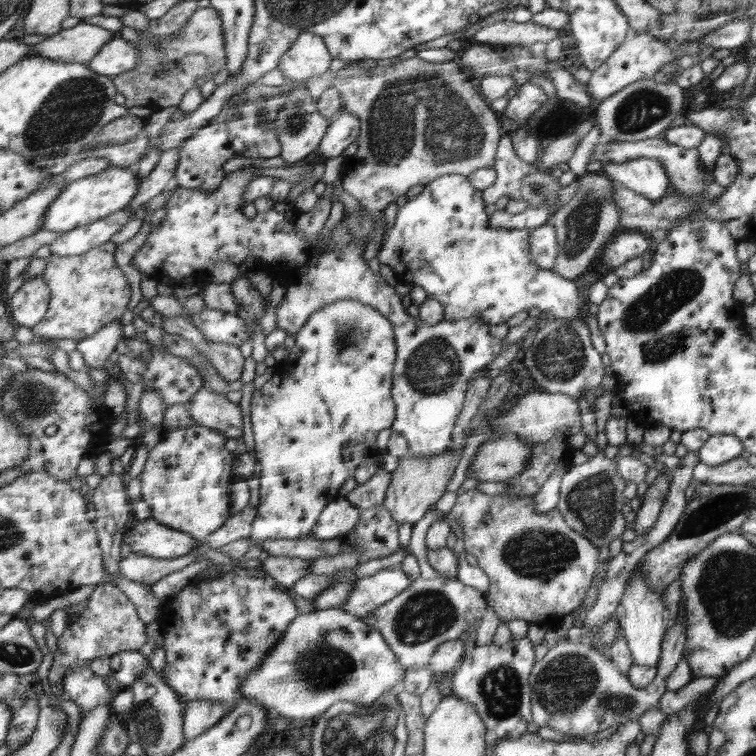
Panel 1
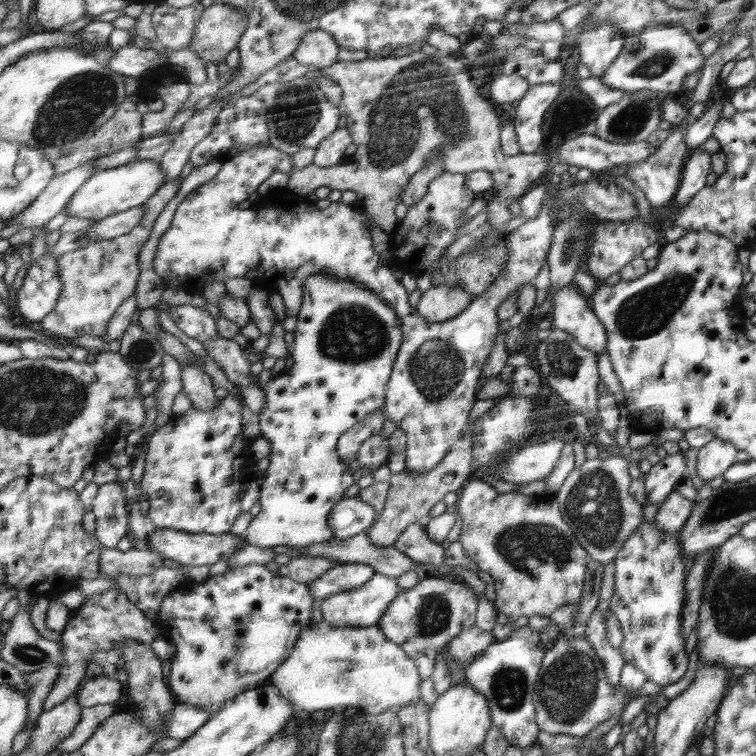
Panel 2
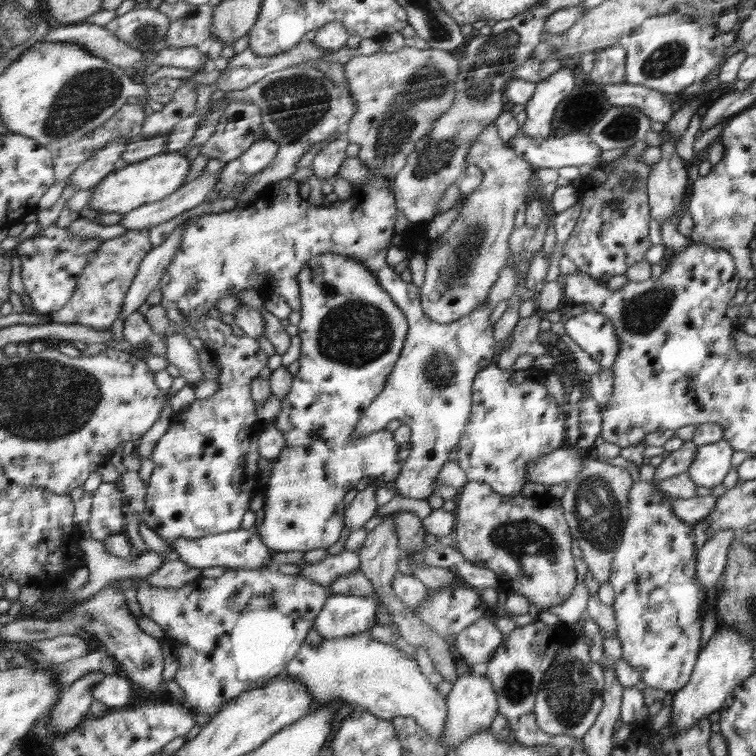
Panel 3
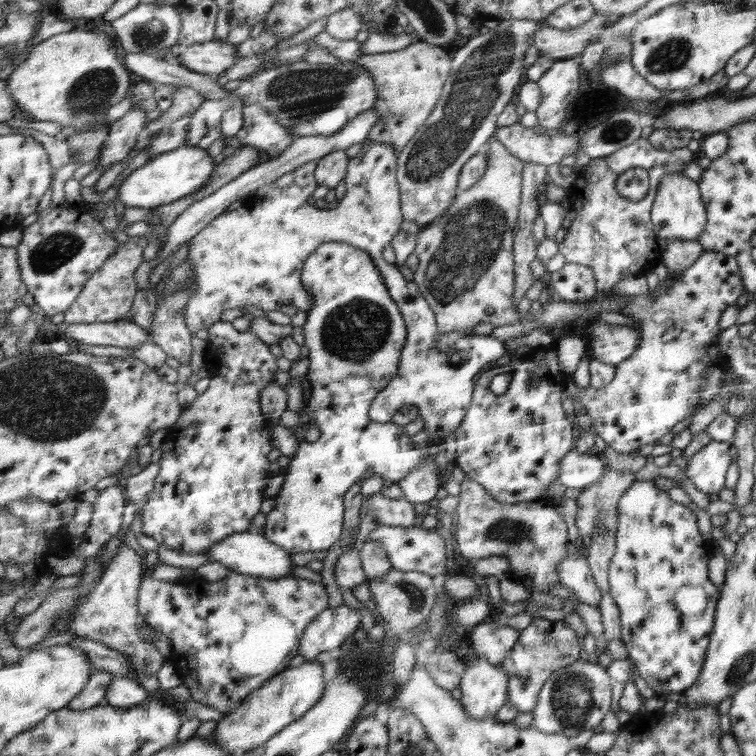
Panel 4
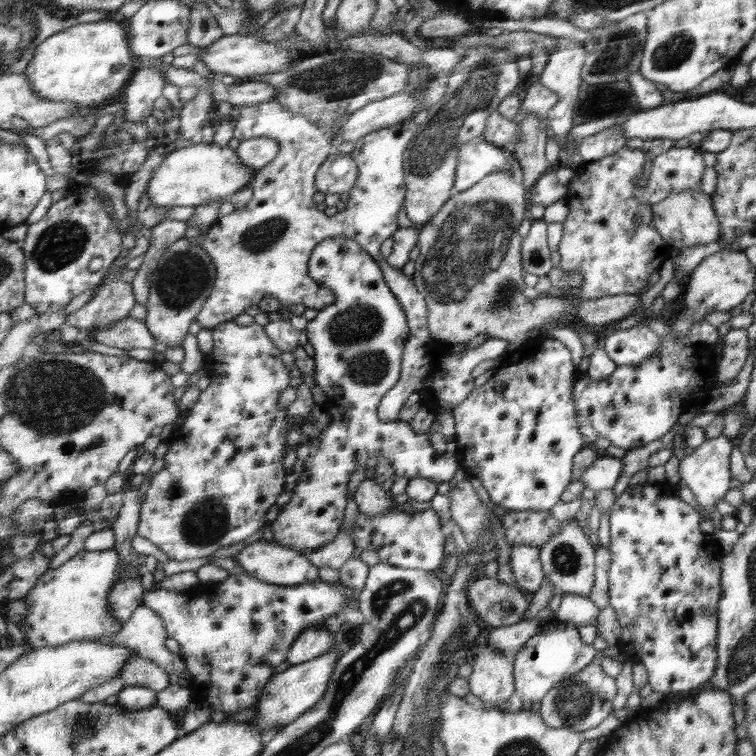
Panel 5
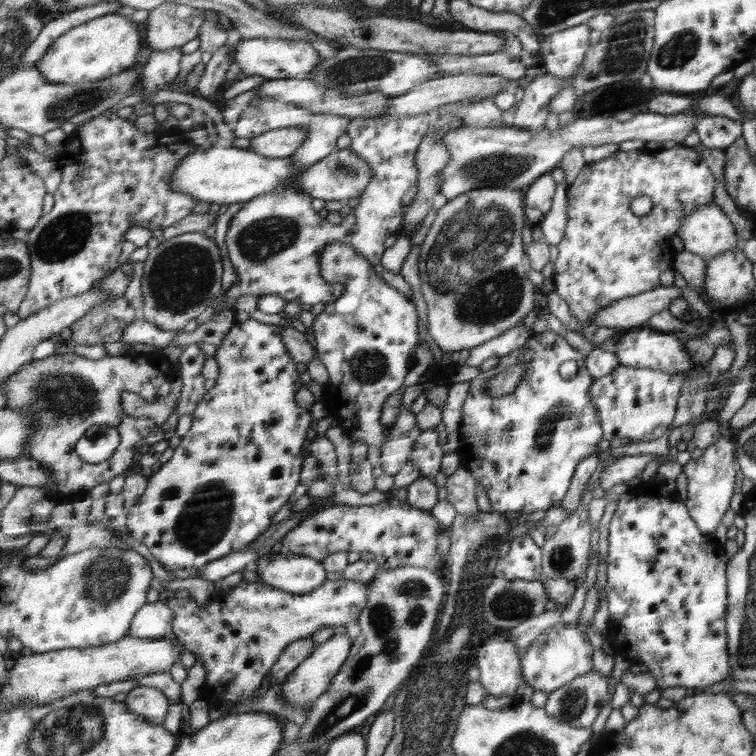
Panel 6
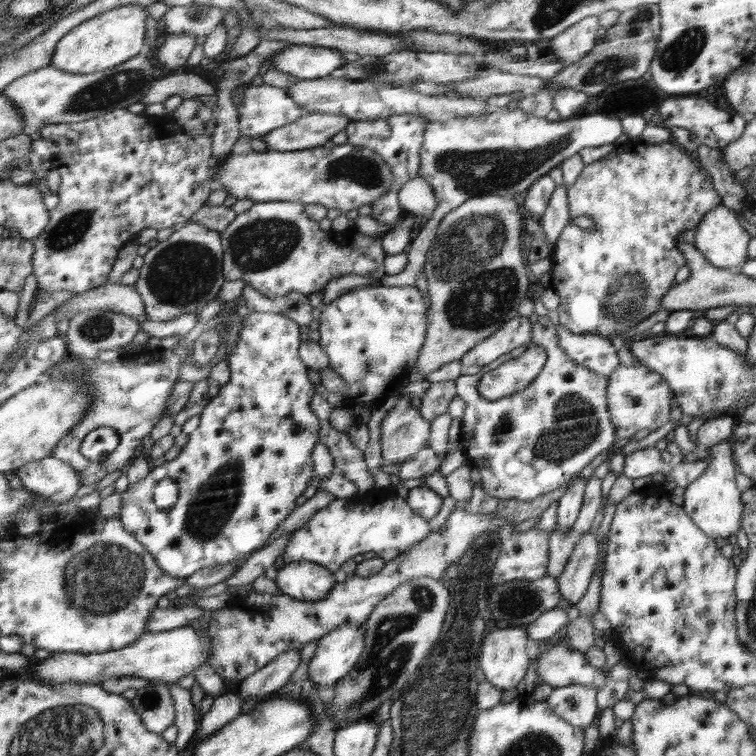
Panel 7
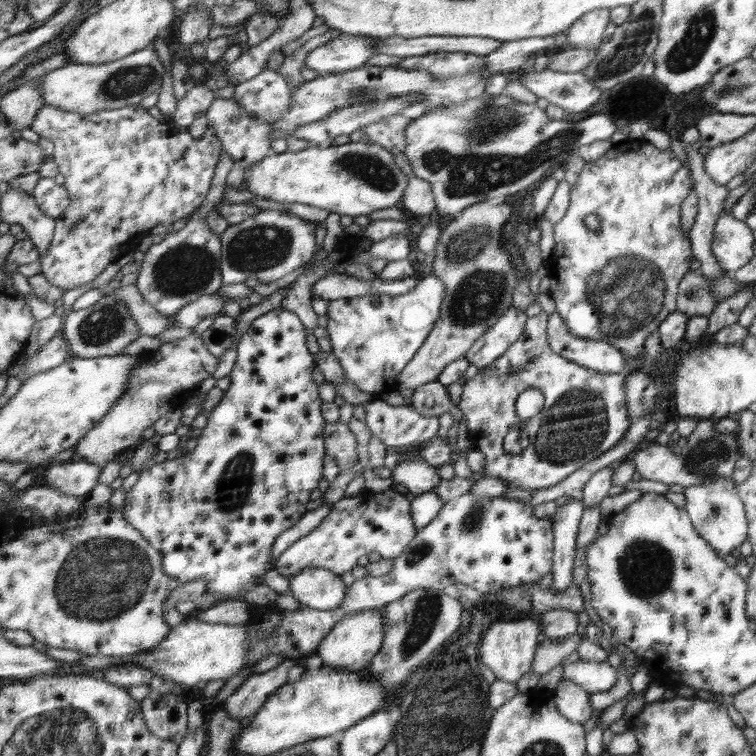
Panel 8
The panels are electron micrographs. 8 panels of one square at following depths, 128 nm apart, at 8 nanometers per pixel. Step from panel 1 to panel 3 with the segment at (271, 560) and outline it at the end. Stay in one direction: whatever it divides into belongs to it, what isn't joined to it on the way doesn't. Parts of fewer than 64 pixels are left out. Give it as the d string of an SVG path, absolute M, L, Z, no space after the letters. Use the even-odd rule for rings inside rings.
M345 550L335 556L328 555L325 560L300 567L299 574L327 587L332 584L338 576L346 576L346 574L358 570L358 568L358 551L352 552L352 550Z

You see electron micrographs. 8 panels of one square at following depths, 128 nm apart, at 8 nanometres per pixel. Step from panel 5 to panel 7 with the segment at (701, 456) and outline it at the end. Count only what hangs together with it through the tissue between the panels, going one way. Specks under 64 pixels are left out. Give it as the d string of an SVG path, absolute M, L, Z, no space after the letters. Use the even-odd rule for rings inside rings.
M728 440L719 442L709 448L710 462L706 470L691 482L684 490L684 510L698 522L706 534L712 538L728 540L740 532L742 520L742 502L740 502L740 490L734 482L734 464L732 464L732 450Z

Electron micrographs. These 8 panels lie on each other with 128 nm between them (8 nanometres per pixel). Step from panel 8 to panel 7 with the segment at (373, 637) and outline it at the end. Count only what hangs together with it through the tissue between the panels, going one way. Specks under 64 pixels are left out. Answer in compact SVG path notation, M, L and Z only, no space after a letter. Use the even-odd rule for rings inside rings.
M348 623L334 629L318 641L310 664L308 679L318 687L334 686L350 673L366 649L366 628Z

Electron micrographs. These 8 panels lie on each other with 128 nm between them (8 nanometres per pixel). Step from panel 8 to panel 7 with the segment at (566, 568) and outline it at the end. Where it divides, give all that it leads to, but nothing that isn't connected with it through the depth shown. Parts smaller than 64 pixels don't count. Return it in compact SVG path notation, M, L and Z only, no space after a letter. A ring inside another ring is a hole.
M573 478L572 486L559 498L555 530L568 532L576 522L583 503L586 481L588 480Z

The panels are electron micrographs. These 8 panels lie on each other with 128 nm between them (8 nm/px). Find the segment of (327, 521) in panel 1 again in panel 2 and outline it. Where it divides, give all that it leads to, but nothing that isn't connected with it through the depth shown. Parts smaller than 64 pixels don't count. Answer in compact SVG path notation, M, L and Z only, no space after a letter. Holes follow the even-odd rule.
M345 496L341 502L334 506L333 511L329 514L329 526L334 530L334 538L346 539L352 538L371 527L376 518L376 509L365 503L358 496Z

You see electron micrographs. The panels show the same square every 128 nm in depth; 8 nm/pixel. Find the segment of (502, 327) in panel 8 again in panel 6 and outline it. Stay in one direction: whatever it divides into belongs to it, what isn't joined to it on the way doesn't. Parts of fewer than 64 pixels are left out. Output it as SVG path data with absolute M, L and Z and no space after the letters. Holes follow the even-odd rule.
M525 325L515 326L504 334L500 334L493 341L478 346L477 349L470 349L470 356L464 362L466 366L480 366L488 358L504 357L516 349L520 349L530 338L531 334Z

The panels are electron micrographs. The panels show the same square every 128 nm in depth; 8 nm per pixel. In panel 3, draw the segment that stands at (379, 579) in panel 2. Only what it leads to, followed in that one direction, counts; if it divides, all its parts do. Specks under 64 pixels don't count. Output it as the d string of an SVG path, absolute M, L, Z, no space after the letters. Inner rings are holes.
M376 592L368 596L330 594L324 608L317 614L314 630L324 638L344 638L368 631L376 625L376 609L382 605Z

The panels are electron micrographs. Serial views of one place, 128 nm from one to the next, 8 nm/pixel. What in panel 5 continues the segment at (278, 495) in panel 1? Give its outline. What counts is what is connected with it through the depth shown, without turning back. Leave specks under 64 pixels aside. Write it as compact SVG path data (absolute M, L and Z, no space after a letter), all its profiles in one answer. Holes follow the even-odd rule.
M330 237L318 244L309 260L309 275L320 287L332 290L336 300L322 308L318 316L307 324L308 343L314 347L314 380L324 392L324 398L332 400L329 416L331 421L318 432L319 444L316 450L304 460L303 473L295 480L293 495L270 524L274 543L291 550L307 554L330 543L338 527L345 520L344 508L347 501L348 479L358 465L366 464L370 458L390 459L390 468L395 477L406 475L409 479L428 479L437 484L450 482L458 469L458 462L452 453L438 454L432 447L427 433L416 434L408 423L381 422L377 416L382 396L398 382L401 374L401 360L410 336L407 315L396 296L388 289L380 264L368 251L349 238Z

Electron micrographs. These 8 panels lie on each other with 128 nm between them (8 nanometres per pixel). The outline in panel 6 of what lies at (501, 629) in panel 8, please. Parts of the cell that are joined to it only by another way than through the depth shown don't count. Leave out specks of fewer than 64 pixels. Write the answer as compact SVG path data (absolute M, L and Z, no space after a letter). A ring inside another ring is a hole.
M502 631L502 636L491 636L478 654L479 680L492 696L512 695L522 682L522 654L514 641Z

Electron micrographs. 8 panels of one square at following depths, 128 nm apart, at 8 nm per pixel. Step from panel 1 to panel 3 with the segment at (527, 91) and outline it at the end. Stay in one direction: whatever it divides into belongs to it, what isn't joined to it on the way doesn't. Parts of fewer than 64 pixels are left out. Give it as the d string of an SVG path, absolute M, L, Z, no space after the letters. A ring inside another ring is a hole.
M561 66L554 74L536 84L536 90L525 104L526 120L519 130L530 137L545 139L552 132L556 106L574 90L576 78L570 68Z

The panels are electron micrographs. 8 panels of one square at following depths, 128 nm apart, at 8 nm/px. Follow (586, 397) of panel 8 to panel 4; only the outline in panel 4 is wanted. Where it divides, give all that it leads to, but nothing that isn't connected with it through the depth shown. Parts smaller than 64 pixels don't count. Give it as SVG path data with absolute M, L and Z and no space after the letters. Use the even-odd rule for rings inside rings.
M553 345L533 348L524 356L524 359L520 359L519 361L518 359L512 358L512 362L508 363L507 366L500 365L483 370L473 388L473 401L465 413L461 425L454 431L456 437L455 465L464 472L465 478L474 479L476 482L481 483L481 485L485 487L485 490L489 491L498 502L506 502L508 504L519 504L520 502L551 502L547 496L548 488L558 481L562 458L565 458L566 454L570 453L570 450L574 448L574 429L577 427L576 424L572 424L572 420L568 420L568 416L566 416L566 412L564 412L564 408L562 408L562 402L560 402L560 396L562 396L562 392L566 390L566 380L568 380L568 378L566 378L566 374L562 372L562 368L560 368L560 364L558 364L558 352L556 352L556 348L553 348ZM506 372L510 374L511 380L508 389L504 394L496 395L490 389L491 380L497 374L506 374Z

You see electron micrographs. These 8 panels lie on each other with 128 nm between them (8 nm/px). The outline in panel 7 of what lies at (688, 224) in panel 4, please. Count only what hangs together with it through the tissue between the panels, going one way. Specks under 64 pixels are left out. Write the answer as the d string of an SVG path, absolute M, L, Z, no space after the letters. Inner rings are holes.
M722 204L697 225L694 248L717 268L739 269L748 259L750 234L740 225L739 214Z

